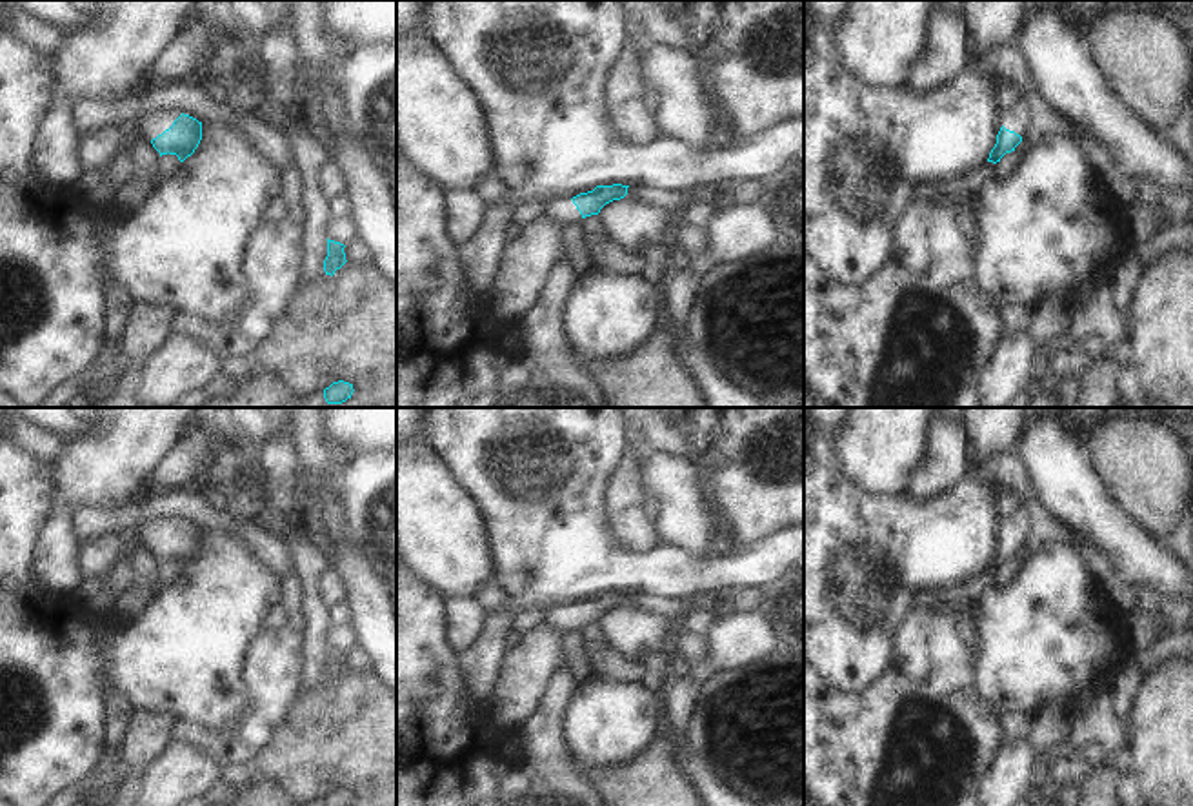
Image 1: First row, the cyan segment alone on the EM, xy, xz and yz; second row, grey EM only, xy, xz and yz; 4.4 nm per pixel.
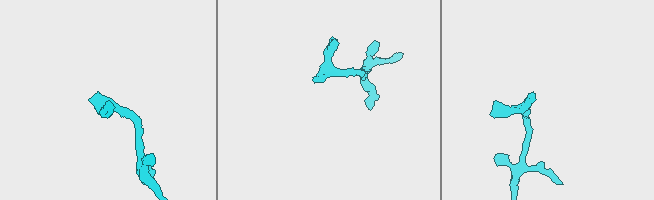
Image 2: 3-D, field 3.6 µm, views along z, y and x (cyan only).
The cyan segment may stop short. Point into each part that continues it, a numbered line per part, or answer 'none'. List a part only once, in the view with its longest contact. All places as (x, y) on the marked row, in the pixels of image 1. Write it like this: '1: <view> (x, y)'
1: xy (151, 124)

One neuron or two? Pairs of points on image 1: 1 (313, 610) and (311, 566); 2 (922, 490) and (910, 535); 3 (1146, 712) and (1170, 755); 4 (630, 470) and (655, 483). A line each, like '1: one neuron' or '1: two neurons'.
1: one neuron
2: two neurons
3: one neuron
4: two neurons

